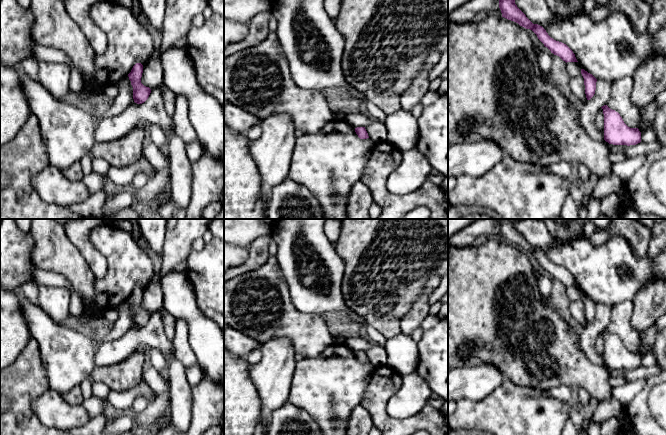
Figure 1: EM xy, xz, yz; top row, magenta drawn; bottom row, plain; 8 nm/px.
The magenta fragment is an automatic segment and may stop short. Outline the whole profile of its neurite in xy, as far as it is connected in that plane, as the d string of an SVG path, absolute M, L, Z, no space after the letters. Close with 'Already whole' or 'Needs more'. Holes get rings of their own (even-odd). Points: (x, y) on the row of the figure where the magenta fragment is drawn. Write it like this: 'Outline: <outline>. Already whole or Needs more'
Outline: M136 63L131 72L128 74L129 80L131 81L131 85L133 87L133 99L137 104L144 103L151 93L151 89L141 83L142 73L143 65L141 63Z. Already whole

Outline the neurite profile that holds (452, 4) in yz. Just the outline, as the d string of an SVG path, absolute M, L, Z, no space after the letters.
M448 0L448 22L450 14L457 9L458 7L462 6L464 3L469 2L470 0Z

